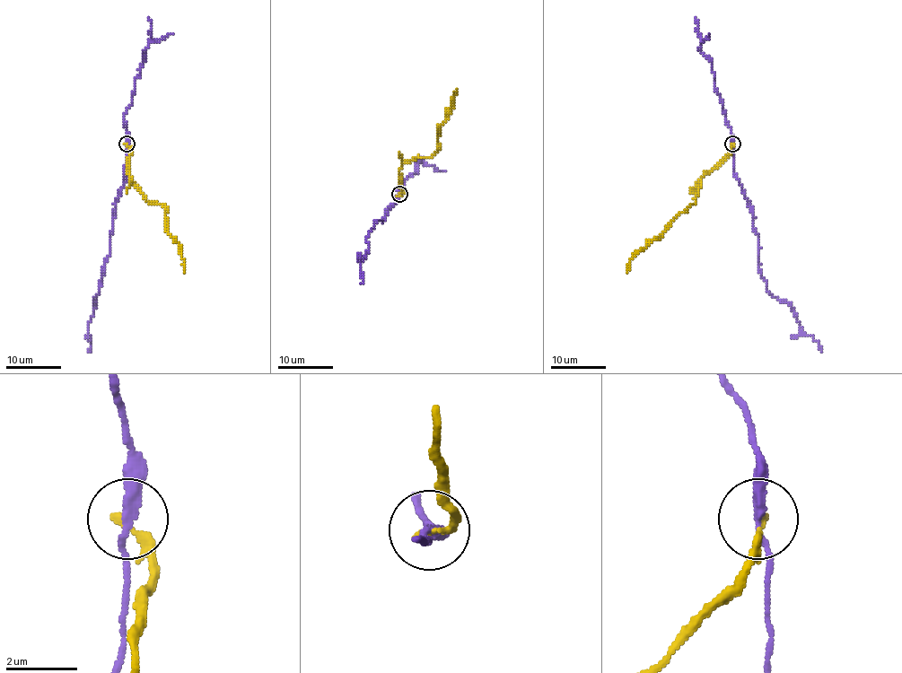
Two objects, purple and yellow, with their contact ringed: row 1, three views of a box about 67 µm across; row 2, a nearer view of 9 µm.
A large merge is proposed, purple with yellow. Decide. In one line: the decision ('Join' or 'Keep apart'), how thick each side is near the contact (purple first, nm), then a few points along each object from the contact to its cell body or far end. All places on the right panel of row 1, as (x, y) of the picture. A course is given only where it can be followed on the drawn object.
Keep apart. Thickness 240 nm (purple) against 220 nm. Course of purple: (731, 144), (733, 173), (754, 215), (760, 275), (775, 296), (791, 306), (801, 329), (819, 345), (820, 353). Course of yellow: (733, 144), (731, 152), (700, 179), (696, 202), (679, 213), (666, 229), (635, 254), (626, 272)

